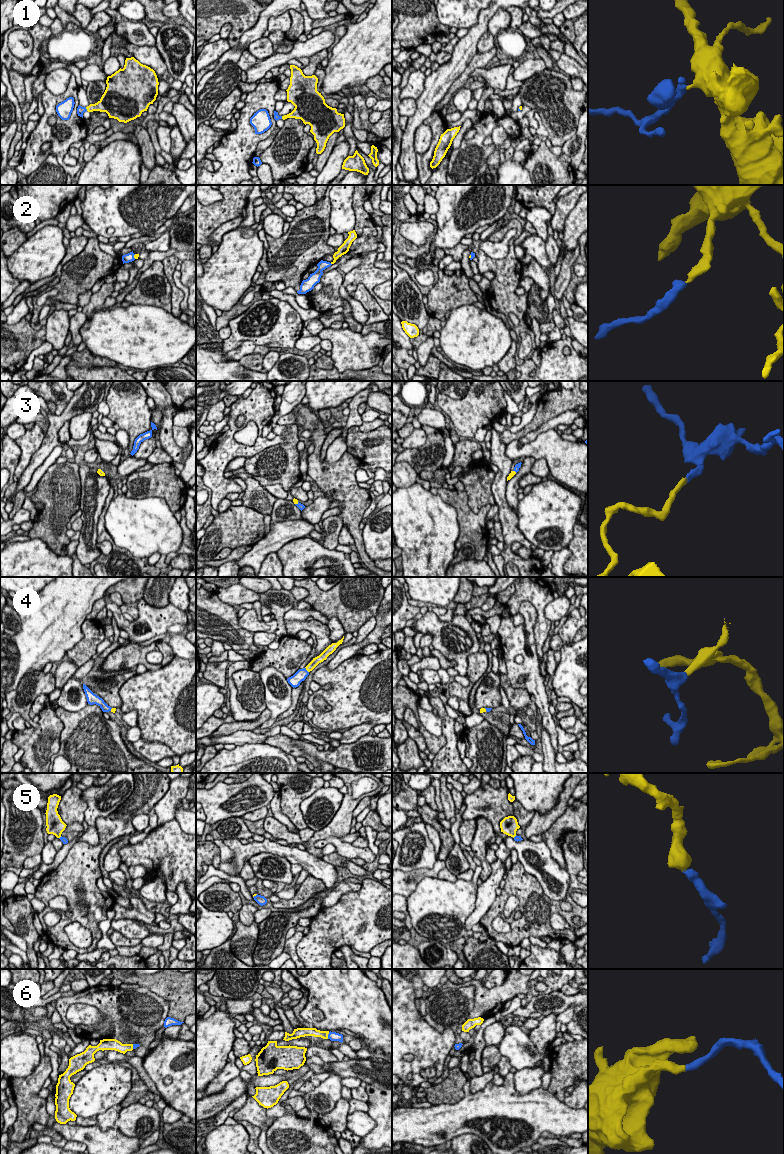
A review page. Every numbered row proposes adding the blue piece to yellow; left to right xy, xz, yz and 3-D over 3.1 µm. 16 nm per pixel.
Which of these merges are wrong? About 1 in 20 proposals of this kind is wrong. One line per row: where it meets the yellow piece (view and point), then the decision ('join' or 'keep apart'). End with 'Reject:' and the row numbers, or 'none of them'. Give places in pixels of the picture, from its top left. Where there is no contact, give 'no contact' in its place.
1: contact xy (86, 108); join
2: contact xy (134, 256); join
3: contact xz (296, 503); join
4: contact xz (306, 669); join
5: contact xz (255, 895); join
6: contact xz (327, 1035); join
Reject: none of them

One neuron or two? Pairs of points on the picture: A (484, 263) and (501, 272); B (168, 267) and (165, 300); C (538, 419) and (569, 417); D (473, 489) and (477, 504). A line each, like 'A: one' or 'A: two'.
A: one
B: two
C: two
D: one

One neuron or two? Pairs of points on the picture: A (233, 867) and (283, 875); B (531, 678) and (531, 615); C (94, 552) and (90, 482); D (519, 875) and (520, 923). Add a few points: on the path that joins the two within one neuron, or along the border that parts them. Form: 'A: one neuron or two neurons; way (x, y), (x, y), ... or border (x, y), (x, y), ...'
A: two neurons; border (272, 854), (257, 853), (248, 860)
B: one neuron; way (531, 662), (533, 652), (530, 645), (529, 631)
C: one neuron; way (90, 535), (90, 499)
D: one neuron; way (531, 887), (536, 892), (532, 897), (529, 911)

